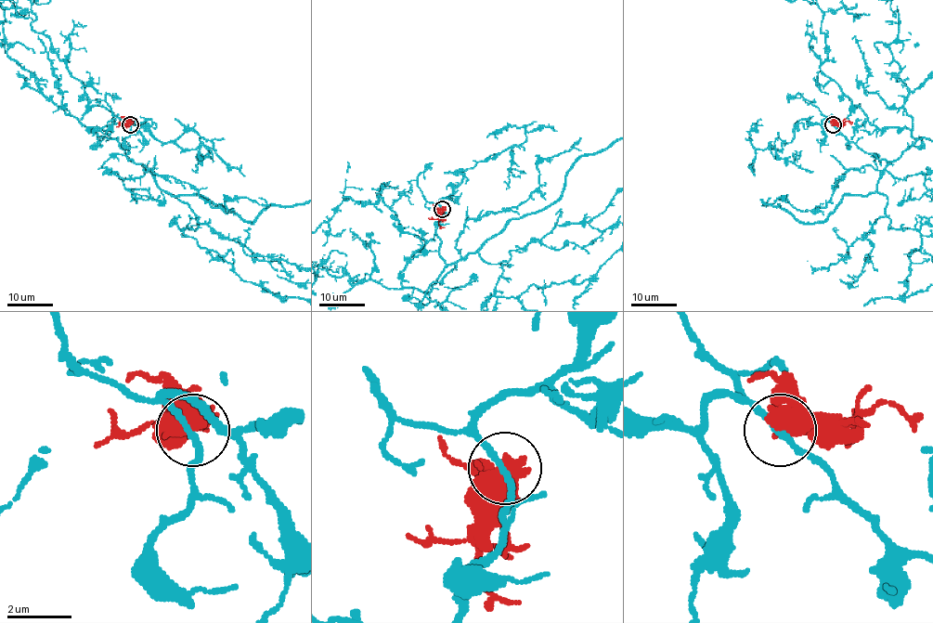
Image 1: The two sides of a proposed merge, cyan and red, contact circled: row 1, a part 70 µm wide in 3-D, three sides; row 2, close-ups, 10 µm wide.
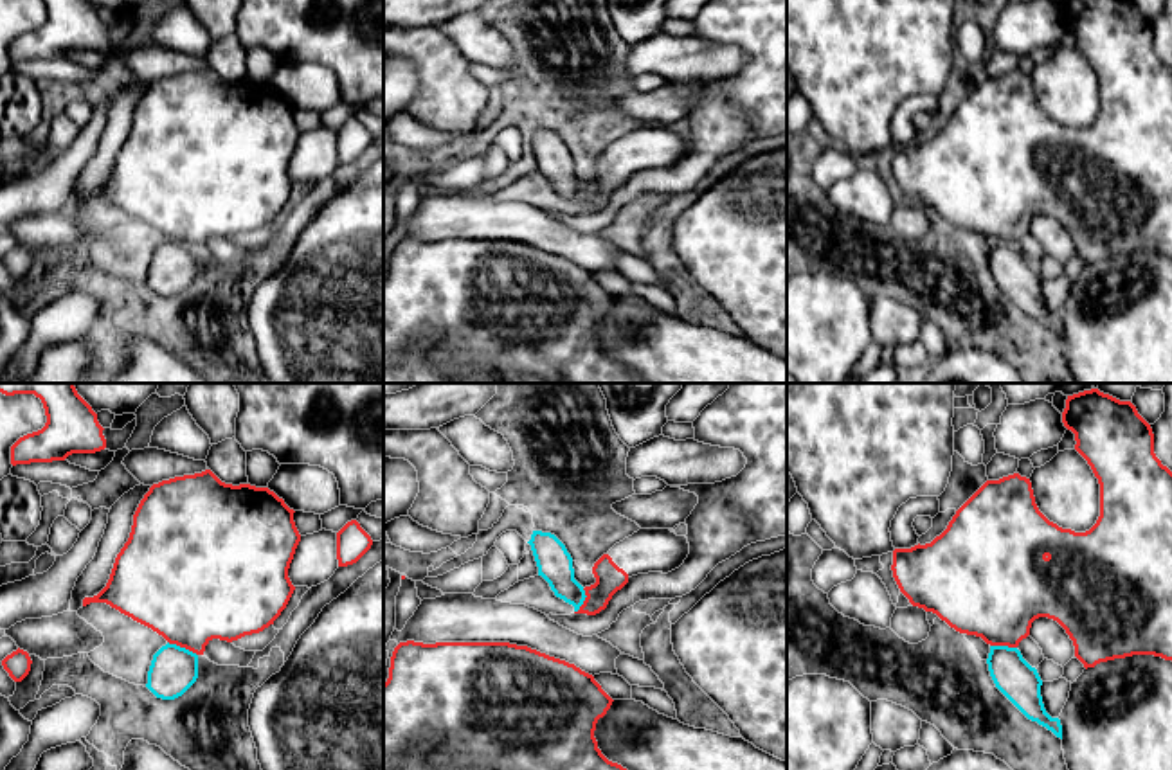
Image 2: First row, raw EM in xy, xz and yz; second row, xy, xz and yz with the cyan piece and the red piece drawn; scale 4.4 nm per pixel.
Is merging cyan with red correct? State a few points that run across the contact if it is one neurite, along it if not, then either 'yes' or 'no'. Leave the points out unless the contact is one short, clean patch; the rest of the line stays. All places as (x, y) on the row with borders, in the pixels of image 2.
line xy (168, 641), (197, 655); no

